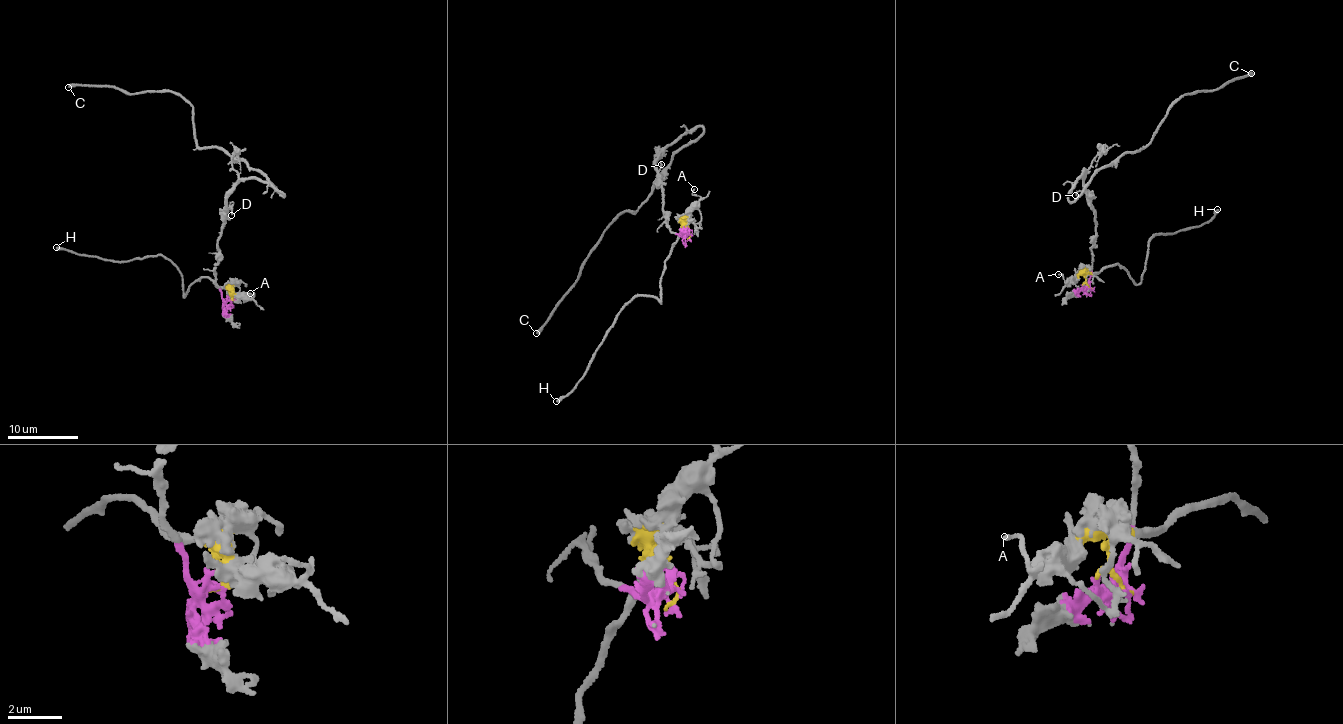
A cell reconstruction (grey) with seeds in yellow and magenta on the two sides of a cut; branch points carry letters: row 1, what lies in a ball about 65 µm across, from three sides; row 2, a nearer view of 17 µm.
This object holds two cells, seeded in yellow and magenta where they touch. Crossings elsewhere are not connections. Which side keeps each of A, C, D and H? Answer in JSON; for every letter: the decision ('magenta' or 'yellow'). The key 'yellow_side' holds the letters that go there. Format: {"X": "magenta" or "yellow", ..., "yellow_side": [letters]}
{"A": "yellow", "C": "magenta", "D": "magenta", "H": "yellow", "yellow_side": ["A", "H"]}

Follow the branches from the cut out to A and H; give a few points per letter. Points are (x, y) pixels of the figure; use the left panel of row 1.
A: (231, 298), (232, 292), (246, 299), (253, 296), (250, 292)
H: (231, 298), (227, 288), (207, 277), (193, 282), (185, 296), (181, 274), (162, 255), (122, 261), (55, 247)

